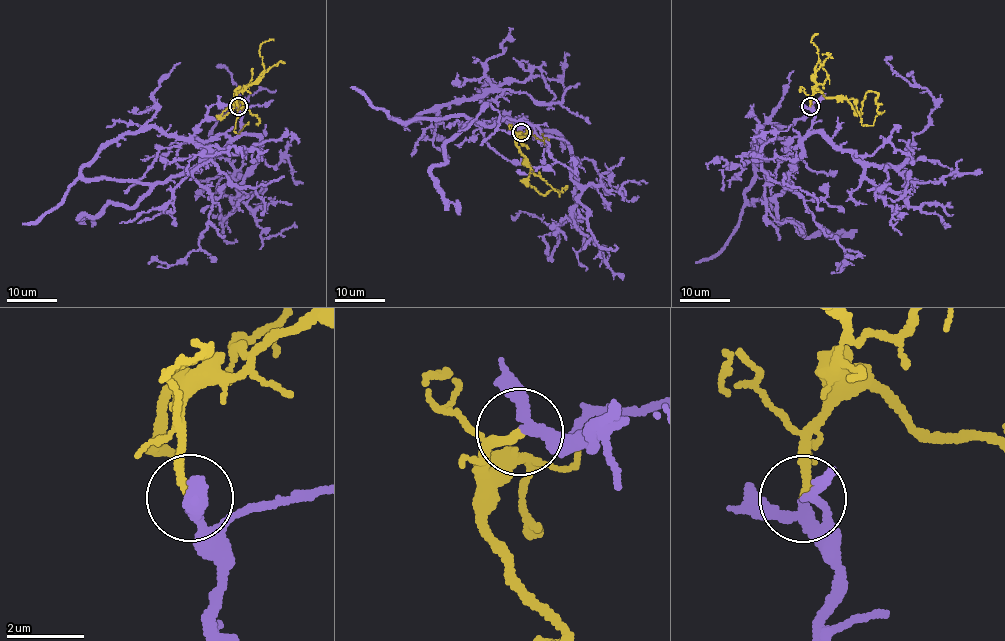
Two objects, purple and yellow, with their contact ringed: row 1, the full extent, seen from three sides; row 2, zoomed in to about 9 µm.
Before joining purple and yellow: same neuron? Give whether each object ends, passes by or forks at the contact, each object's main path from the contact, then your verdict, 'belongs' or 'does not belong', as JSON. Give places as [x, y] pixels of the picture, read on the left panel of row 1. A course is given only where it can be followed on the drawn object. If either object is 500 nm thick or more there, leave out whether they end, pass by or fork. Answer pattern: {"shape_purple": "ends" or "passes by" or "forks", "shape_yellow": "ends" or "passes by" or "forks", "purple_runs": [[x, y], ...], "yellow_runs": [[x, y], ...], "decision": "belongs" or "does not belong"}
{"shape_purple": "passes by", "shape_yellow": "ends", "purple_runs": [[238, 106], [227, 146], [164, 181], [81, 169], [152, 127], [212, 154], [174, 190], [174, 210], [137, 223]], "yellow_runs": [[238, 106], [234, 93], [237, 104], [221, 116], [238, 100], [255, 114], [259, 121], [256, 123]], "decision": "belongs"}

